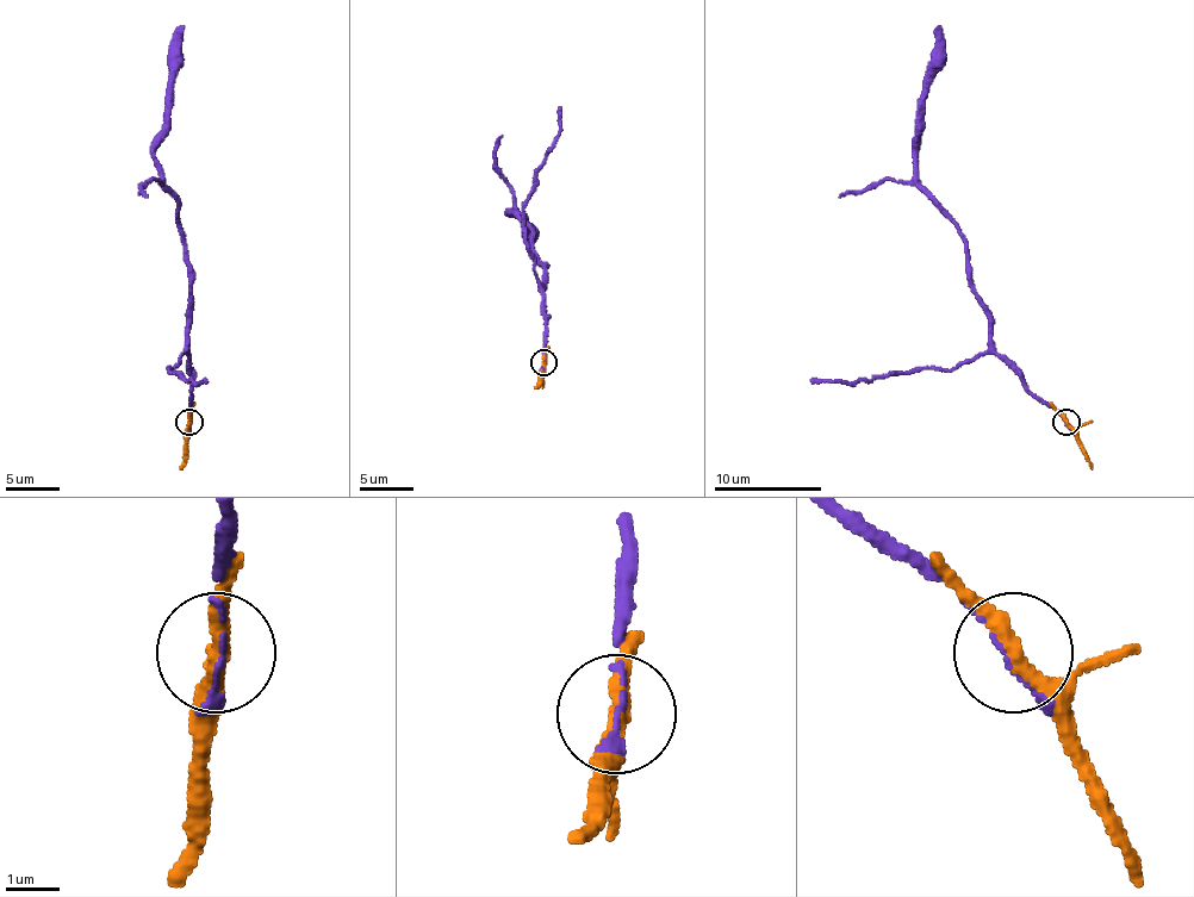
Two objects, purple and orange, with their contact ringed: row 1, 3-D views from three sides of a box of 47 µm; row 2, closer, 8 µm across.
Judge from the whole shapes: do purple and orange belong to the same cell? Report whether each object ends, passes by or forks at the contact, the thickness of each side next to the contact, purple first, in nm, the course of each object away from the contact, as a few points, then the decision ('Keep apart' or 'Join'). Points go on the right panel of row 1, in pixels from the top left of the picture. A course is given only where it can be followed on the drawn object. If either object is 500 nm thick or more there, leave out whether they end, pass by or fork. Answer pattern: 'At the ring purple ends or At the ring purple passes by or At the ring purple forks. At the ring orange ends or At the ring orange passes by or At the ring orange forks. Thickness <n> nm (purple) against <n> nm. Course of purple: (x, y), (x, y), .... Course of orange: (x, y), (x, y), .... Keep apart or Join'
At the ring purple passes by. At the ring orange passes by. Thickness 60 nm (purple) against 340 nm. Course of purple: (1065, 422), (993, 349), (990, 311), (971, 282), (964, 234), (918, 180), (915, 137), (937, 25). Course of orange: (1065, 422), (1093, 469). Join

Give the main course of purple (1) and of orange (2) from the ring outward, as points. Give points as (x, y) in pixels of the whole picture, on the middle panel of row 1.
1: (545, 362), (545, 268), (534, 255), (534, 234), (509, 212), (539, 234)
2: (545, 362), (541, 380), (534, 388)

